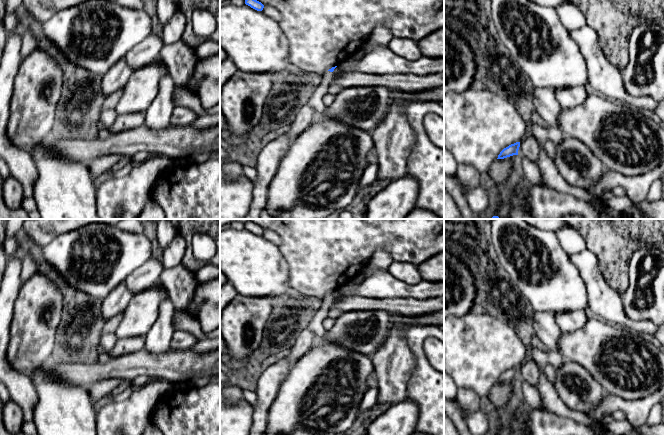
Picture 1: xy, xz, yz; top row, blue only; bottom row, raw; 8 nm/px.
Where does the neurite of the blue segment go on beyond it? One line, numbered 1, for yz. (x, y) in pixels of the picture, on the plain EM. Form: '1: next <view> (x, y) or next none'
1: next none

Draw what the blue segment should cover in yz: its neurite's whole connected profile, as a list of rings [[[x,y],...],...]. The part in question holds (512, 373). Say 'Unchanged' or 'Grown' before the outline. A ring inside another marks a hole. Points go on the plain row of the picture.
Unchanged. [[[520,366],[509,369],[500,376],[497,383],[504,383],[513,379],[518,379],[519,371]]]

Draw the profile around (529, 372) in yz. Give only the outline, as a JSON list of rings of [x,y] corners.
[[[524,360],[520,366],[518,380],[533,386],[538,385],[540,367],[533,360]]]

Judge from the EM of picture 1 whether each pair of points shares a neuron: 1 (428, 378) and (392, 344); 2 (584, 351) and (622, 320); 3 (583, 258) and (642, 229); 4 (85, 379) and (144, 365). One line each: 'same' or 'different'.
1: different
2: different
3: different
4: same

